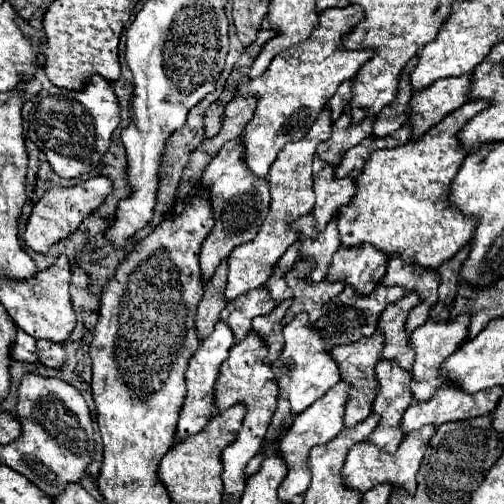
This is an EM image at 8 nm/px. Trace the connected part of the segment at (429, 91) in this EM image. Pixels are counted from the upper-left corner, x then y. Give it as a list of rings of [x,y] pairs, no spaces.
[[[470,74],[458,78],[442,78],[414,92],[410,102],[414,106],[412,138],[422,136],[426,130],[430,130],[430,126],[438,124],[446,114],[470,102],[466,94],[470,94]]]

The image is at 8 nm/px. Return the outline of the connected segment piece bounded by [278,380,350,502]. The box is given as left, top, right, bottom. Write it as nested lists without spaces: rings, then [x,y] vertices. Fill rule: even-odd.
[[[338,382],[334,388],[330,388],[318,402],[314,402],[308,410],[304,410],[302,414],[298,414],[290,426],[290,430],[282,436],[280,440],[280,454],[288,464],[288,474],[284,478],[284,482],[278,488],[278,496],[284,502],[292,502],[294,496],[300,496],[306,492],[306,486],[310,486],[310,468],[306,466],[310,450],[318,444],[330,442],[344,426],[342,426],[342,418],[344,418],[344,406],[346,406],[346,392],[350,390],[350,386],[346,382]]]

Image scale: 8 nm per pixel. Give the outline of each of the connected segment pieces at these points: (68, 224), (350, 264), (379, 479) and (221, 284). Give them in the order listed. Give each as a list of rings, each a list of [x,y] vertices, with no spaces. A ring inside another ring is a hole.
[[[94,176],[82,184],[76,184],[72,188],[54,188],[48,190],[34,206],[32,206],[32,214],[28,218],[26,230],[24,230],[24,244],[28,248],[32,248],[38,254],[46,254],[56,242],[68,238],[72,232],[78,230],[78,226],[82,224],[82,220],[92,214],[104,200],[106,196],[112,192],[112,182],[104,176]]]
[[[340,246],[332,258],[328,278],[350,284],[356,294],[370,294],[370,290],[374,290],[374,286],[384,278],[386,262],[386,254],[374,250],[374,246]]]
[[[422,426],[422,430],[414,430],[414,434],[408,434],[402,440],[402,444],[398,446],[398,450],[394,454],[386,454],[384,450],[378,450],[370,440],[364,440],[364,442],[352,446],[348,450],[346,464],[342,468],[342,476],[344,476],[346,486],[350,486],[358,492],[366,492],[376,484],[388,482],[396,488],[404,488],[410,494],[414,494],[414,490],[416,490],[416,472],[420,468],[420,462],[424,458],[424,452],[426,452],[428,442],[434,436],[434,432],[436,432],[436,426]]]
[[[224,260],[216,268],[210,282],[206,282],[204,286],[204,296],[198,304],[198,314],[196,314],[196,328],[200,338],[206,338],[214,330],[214,324],[220,320],[220,312],[226,306],[226,300],[222,298],[222,290],[226,290],[226,274],[228,266]]]

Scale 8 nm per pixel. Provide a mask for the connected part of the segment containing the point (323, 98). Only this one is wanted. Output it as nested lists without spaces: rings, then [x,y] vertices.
[[[350,4],[346,8],[328,8],[320,12],[320,24],[306,42],[296,44],[278,54],[262,76],[254,80],[250,78],[238,88],[236,96],[254,94],[258,98],[254,118],[242,132],[246,146],[244,160],[256,176],[268,174],[270,164],[284,148],[284,144],[300,140],[302,134],[306,134],[316,122],[318,114],[328,104],[328,100],[336,94],[336,88],[346,78],[354,78],[362,64],[368,62],[368,58],[374,54],[374,50],[340,48],[342,36],[346,36],[358,22],[362,22],[362,16],[364,10],[358,4]]]

